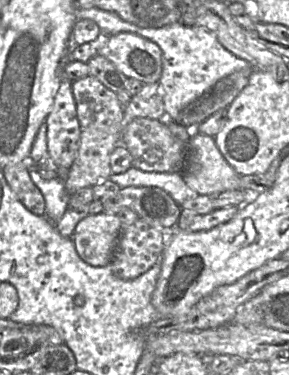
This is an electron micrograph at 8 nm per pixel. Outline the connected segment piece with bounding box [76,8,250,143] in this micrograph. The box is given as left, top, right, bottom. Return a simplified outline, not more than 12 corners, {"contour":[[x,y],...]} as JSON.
{"contour":[[77,8],[105,37],[130,32],[159,46],[165,123],[223,77],[250,66],[205,27],[143,28]]}

